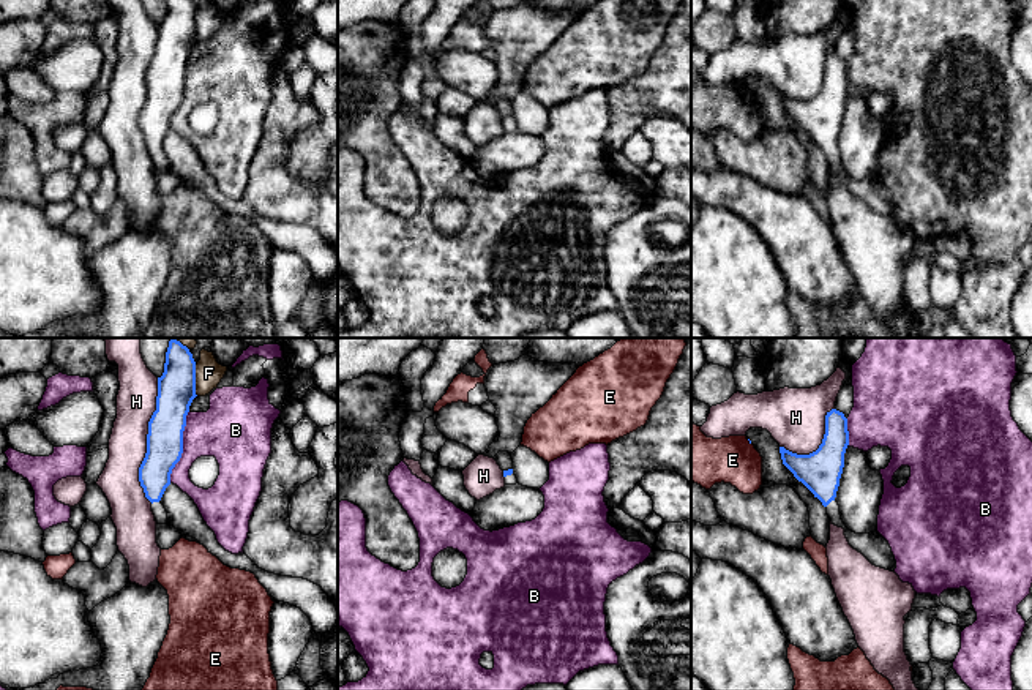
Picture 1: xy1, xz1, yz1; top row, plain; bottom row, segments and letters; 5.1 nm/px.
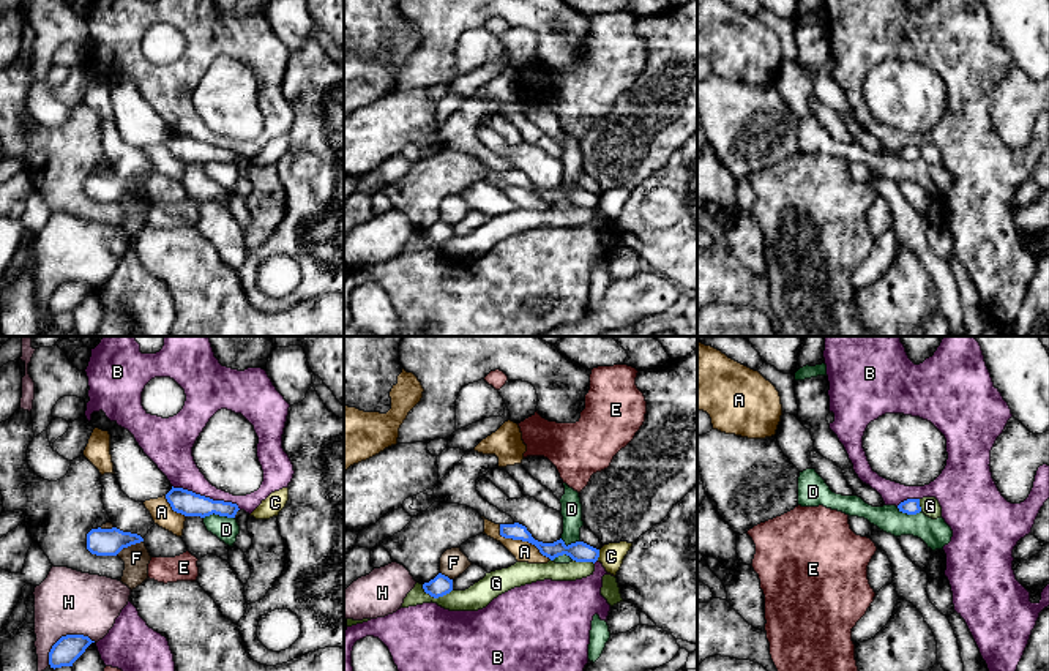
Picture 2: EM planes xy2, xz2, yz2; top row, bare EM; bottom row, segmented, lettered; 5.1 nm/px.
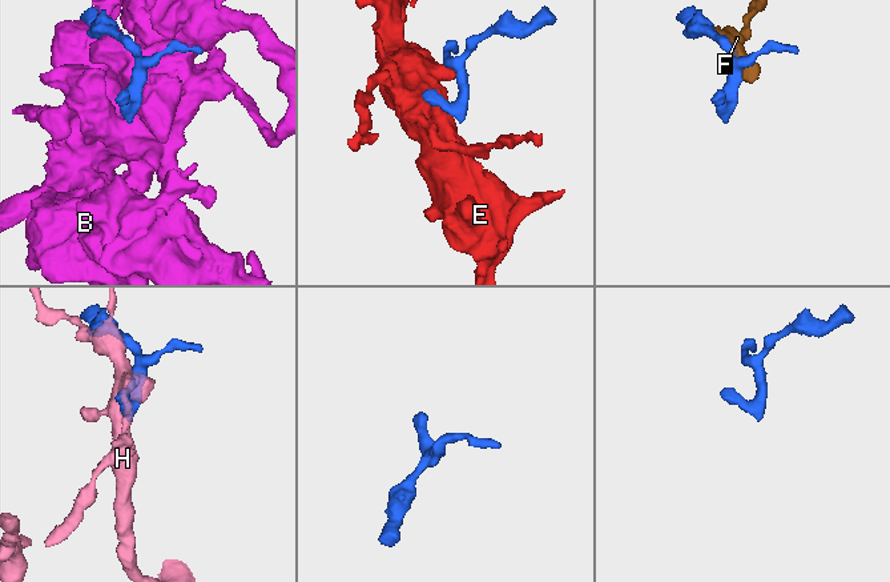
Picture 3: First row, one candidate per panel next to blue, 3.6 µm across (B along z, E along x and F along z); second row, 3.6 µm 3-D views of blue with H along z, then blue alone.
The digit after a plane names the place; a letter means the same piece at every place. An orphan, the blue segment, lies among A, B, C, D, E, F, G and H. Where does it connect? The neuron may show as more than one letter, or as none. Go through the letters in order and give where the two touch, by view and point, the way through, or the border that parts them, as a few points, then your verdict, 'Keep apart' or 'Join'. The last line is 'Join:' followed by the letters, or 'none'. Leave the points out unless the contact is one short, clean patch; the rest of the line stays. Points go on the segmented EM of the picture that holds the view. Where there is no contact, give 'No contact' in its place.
A: Touches blue at xz2 (521, 539). Boundary: xz2 (499, 524), (502, 536), (527, 540), (551, 559). Keep apart
B: Touches blue at xy1 (182, 447). Keep apart
C: Touches blue at xz2 (598, 554). Boundary: xz2 (600, 550), (597, 559). Keep apart
D: Touches blue at xy2 (218, 513). Boundary: xy2 (234, 517), (210, 513), (204, 518). Keep apart
E: Touches blue at yz1 (750, 442). Boundary: yz1 (747, 439), (750, 444). Keep apart
F: Touches blue at xy1 (194, 381). Keep apart
G: Touches blue at xz2 (436, 597). Keep apart
H: Touches blue at xy1 (147, 441). Keep apart
Join: none

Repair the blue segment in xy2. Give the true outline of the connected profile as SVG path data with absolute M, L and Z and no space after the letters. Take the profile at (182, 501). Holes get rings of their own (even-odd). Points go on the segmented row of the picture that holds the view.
M174 486L166 494L166 499L174 512L181 513L185 516L205 518L215 513L219 516L235 518L237 512L240 510L237 504L213 500L192 491Z

